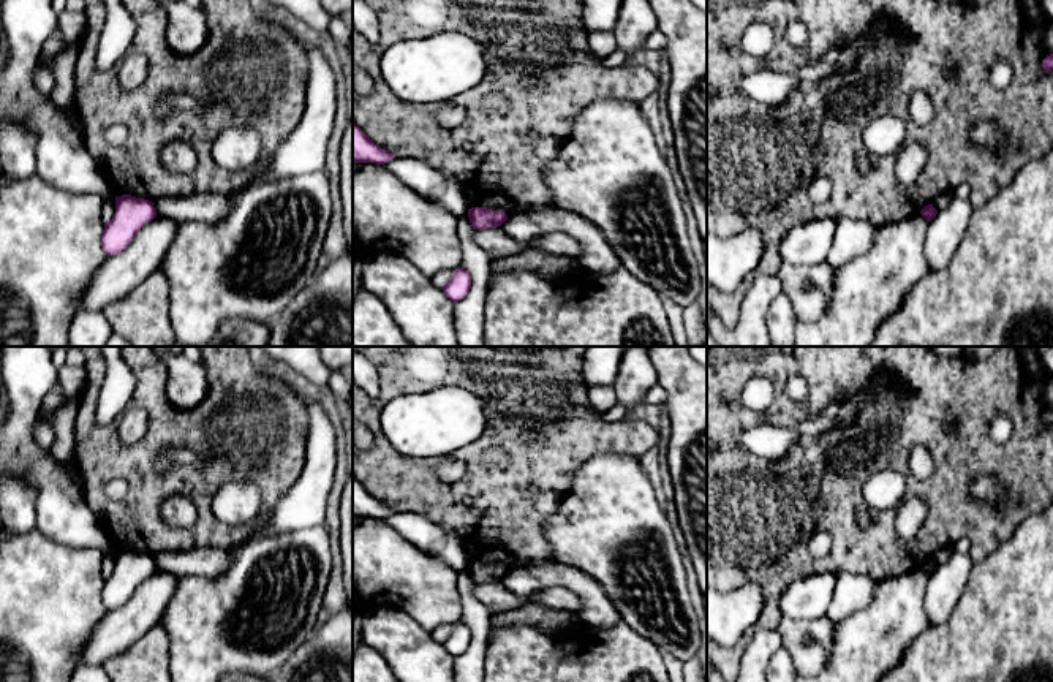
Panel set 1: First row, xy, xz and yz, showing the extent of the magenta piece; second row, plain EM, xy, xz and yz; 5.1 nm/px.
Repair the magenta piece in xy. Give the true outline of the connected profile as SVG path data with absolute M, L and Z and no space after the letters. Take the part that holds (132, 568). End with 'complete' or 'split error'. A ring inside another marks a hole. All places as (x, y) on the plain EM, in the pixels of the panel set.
M131 549L115 551L114 573L104 579L101 601L108 611L125 604L138 585L157 571L153 557Z; complete

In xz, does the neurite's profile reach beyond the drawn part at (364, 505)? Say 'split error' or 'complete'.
complete

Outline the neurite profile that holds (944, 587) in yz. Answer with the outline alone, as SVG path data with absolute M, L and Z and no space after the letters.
M953 549L949 559L928 576L923 608L930 627L949 620L968 585L972 566L974 562L969 554L961 554Z

